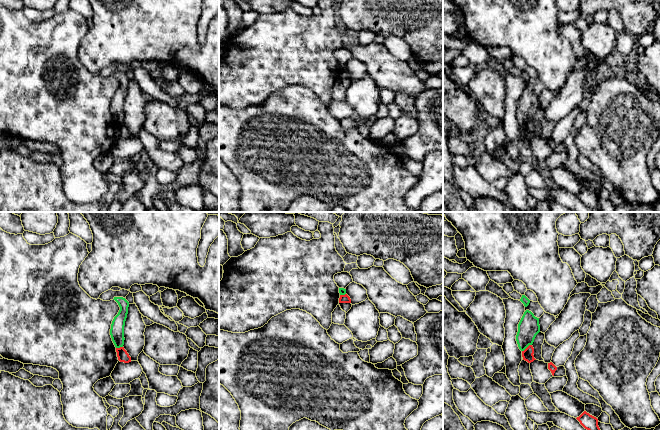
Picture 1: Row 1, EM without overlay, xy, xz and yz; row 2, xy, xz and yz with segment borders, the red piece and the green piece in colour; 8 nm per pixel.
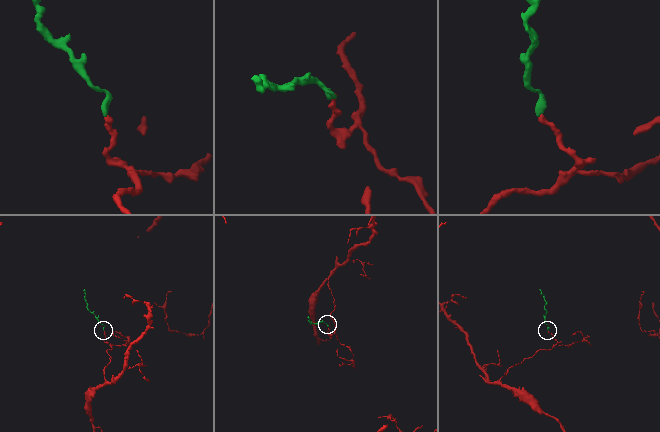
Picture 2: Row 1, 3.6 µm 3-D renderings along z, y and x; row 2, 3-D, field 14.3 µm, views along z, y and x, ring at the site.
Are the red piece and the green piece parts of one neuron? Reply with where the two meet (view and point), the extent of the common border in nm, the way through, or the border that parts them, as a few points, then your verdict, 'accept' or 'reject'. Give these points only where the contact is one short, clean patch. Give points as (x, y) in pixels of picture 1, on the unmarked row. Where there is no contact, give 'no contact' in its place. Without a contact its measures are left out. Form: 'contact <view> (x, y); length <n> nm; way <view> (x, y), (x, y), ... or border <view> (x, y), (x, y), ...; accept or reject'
contact yz (527, 123); length 100 nm; border yz (531, 120), (522, 127); reject

